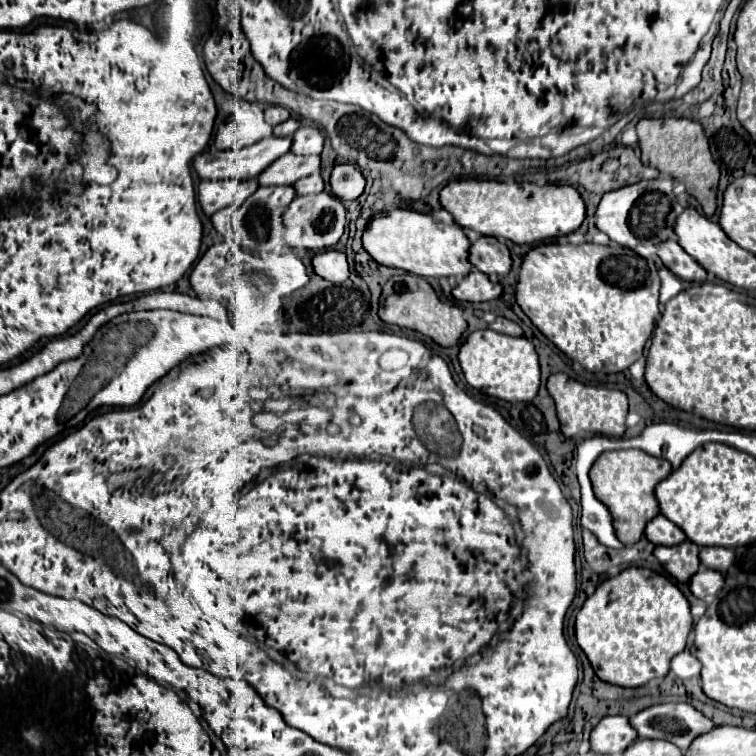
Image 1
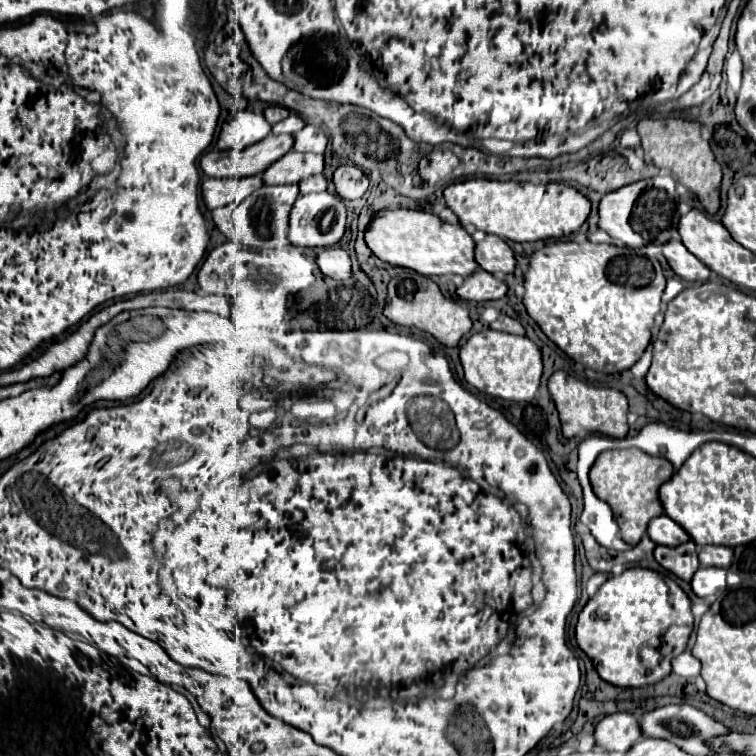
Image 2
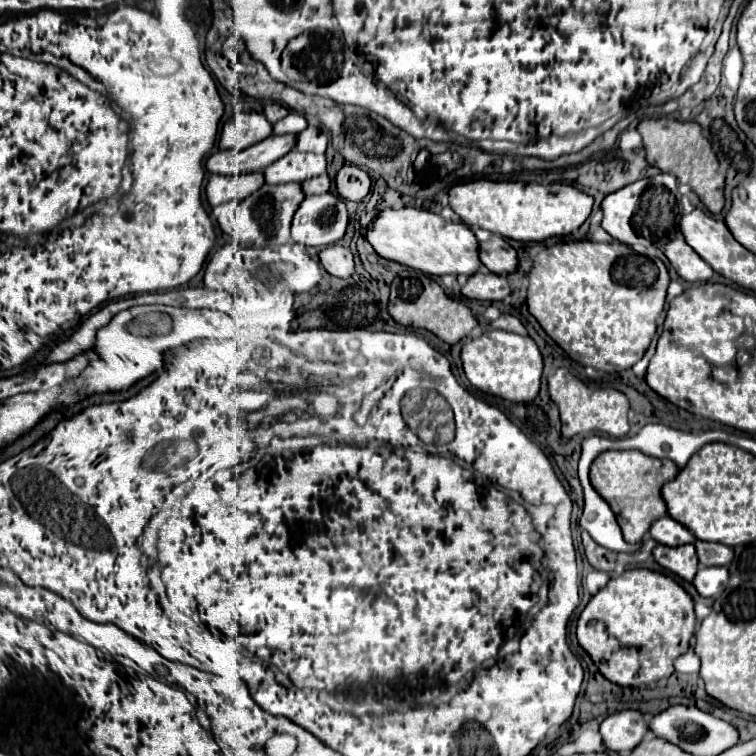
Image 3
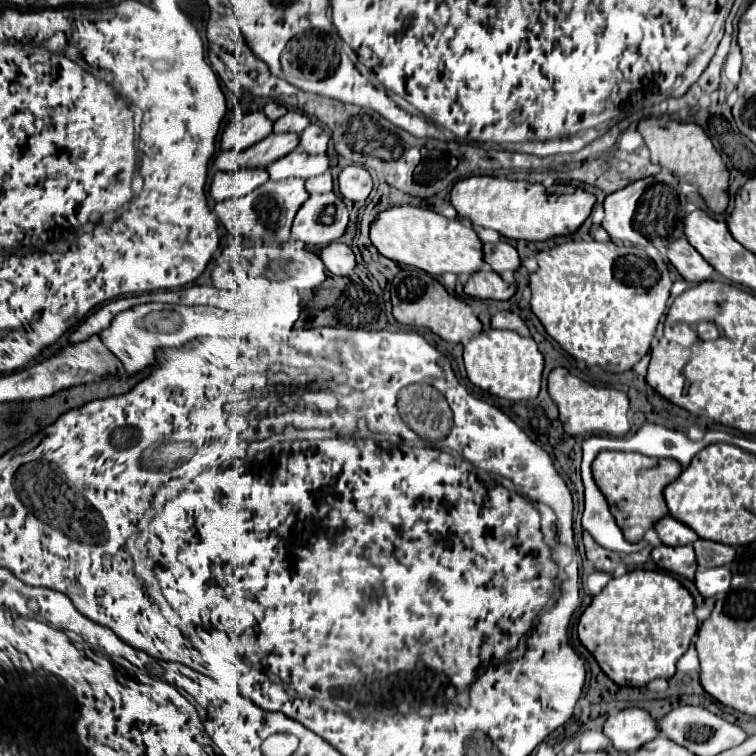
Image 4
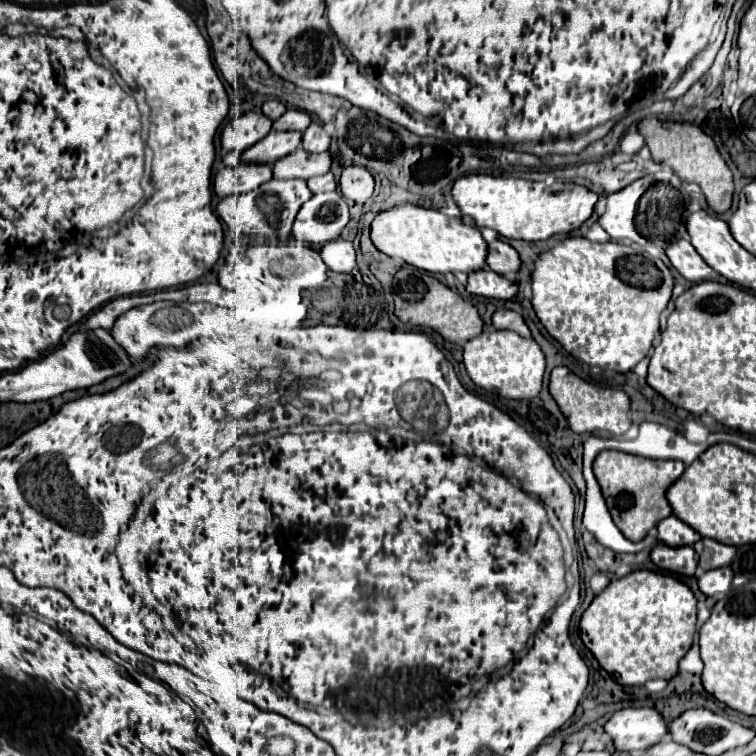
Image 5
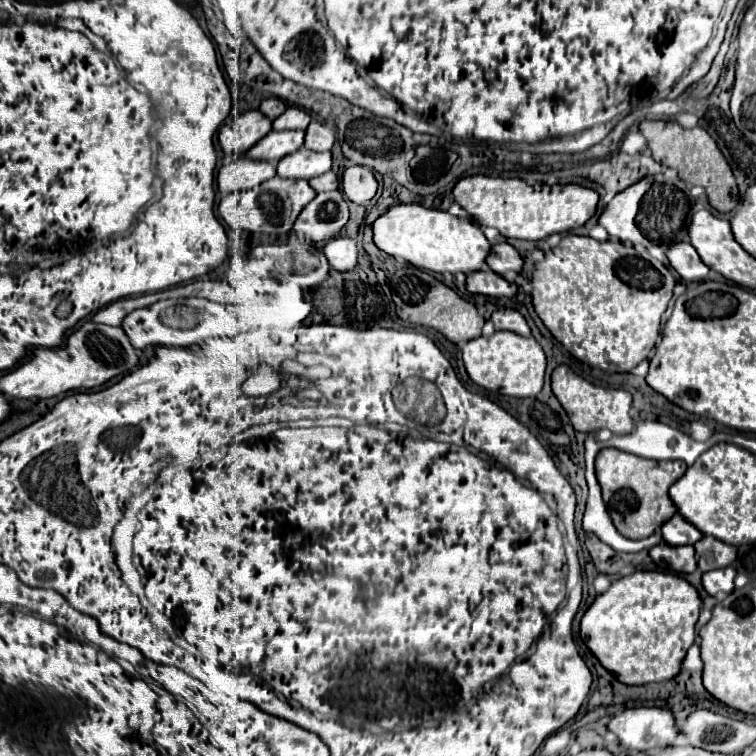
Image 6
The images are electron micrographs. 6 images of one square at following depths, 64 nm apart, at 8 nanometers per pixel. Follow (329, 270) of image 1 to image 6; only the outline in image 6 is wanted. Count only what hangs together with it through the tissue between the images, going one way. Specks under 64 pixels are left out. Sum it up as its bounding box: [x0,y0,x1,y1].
[324,236,358,272]

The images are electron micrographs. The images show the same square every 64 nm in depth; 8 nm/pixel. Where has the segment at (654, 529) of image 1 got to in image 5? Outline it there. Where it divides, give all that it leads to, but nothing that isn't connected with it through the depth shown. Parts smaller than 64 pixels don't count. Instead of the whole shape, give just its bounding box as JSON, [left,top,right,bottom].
[658,516,702,546]

